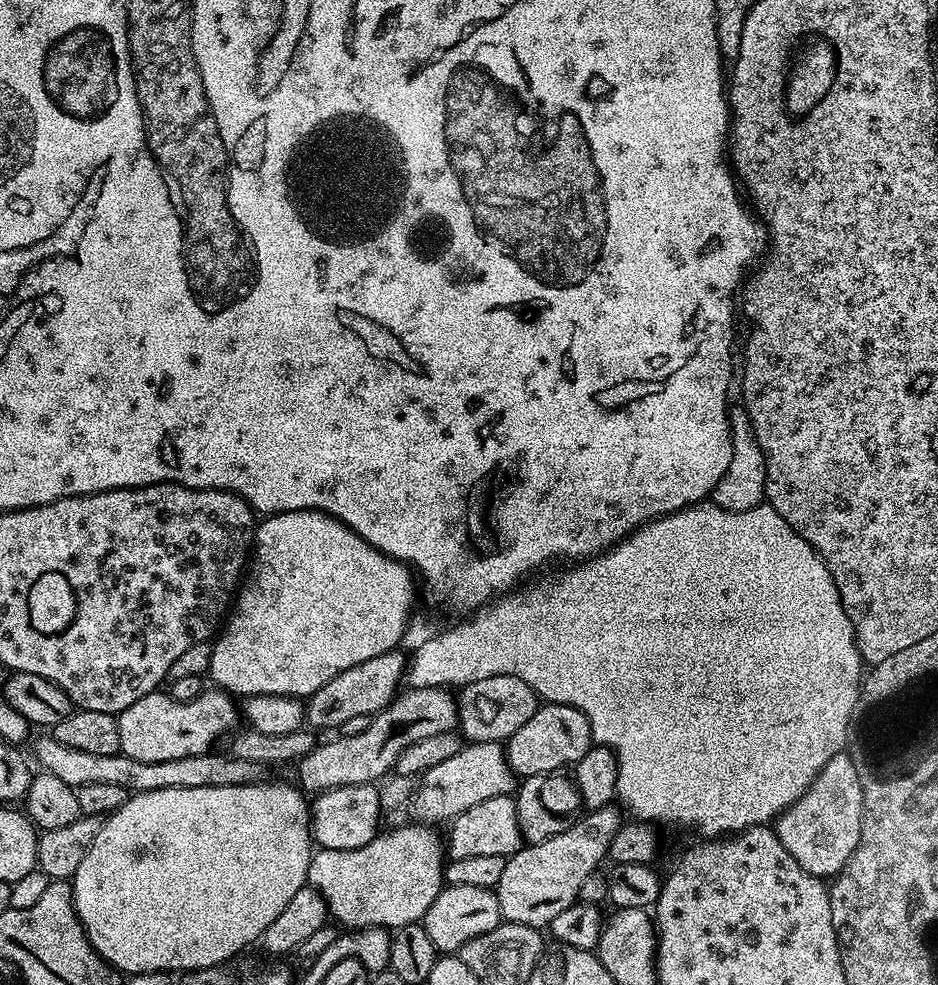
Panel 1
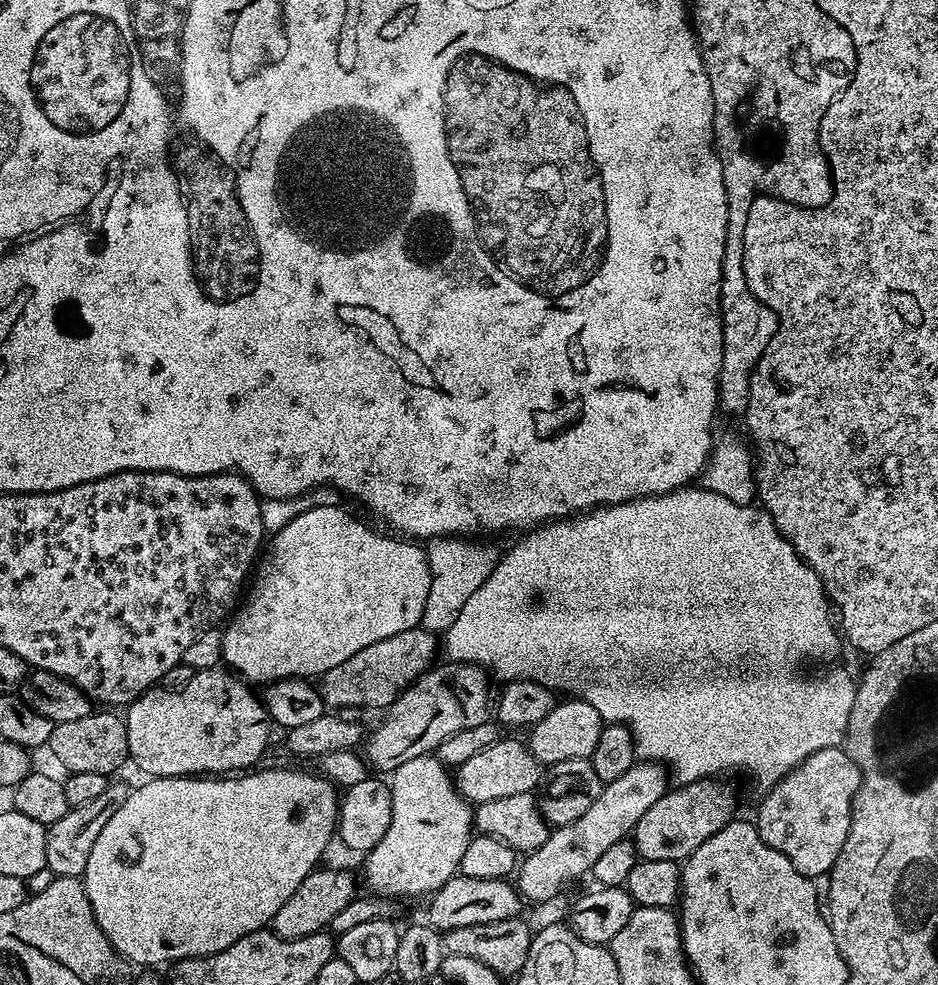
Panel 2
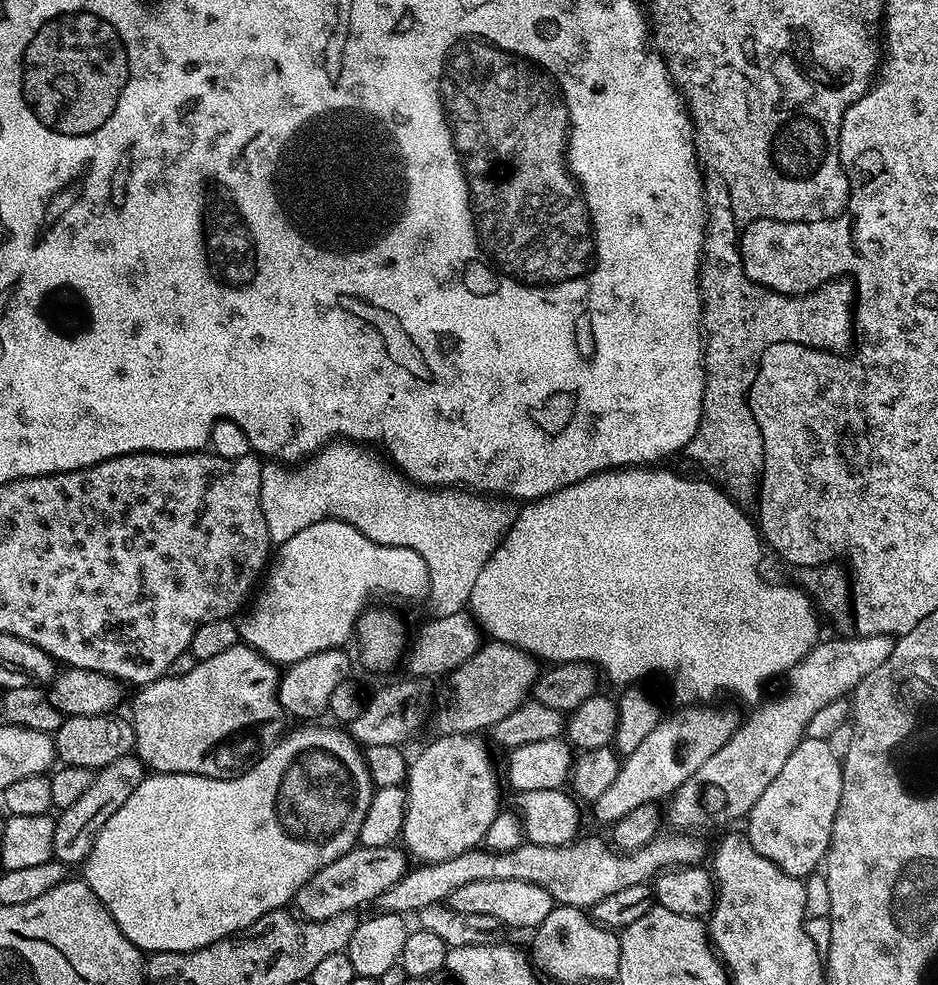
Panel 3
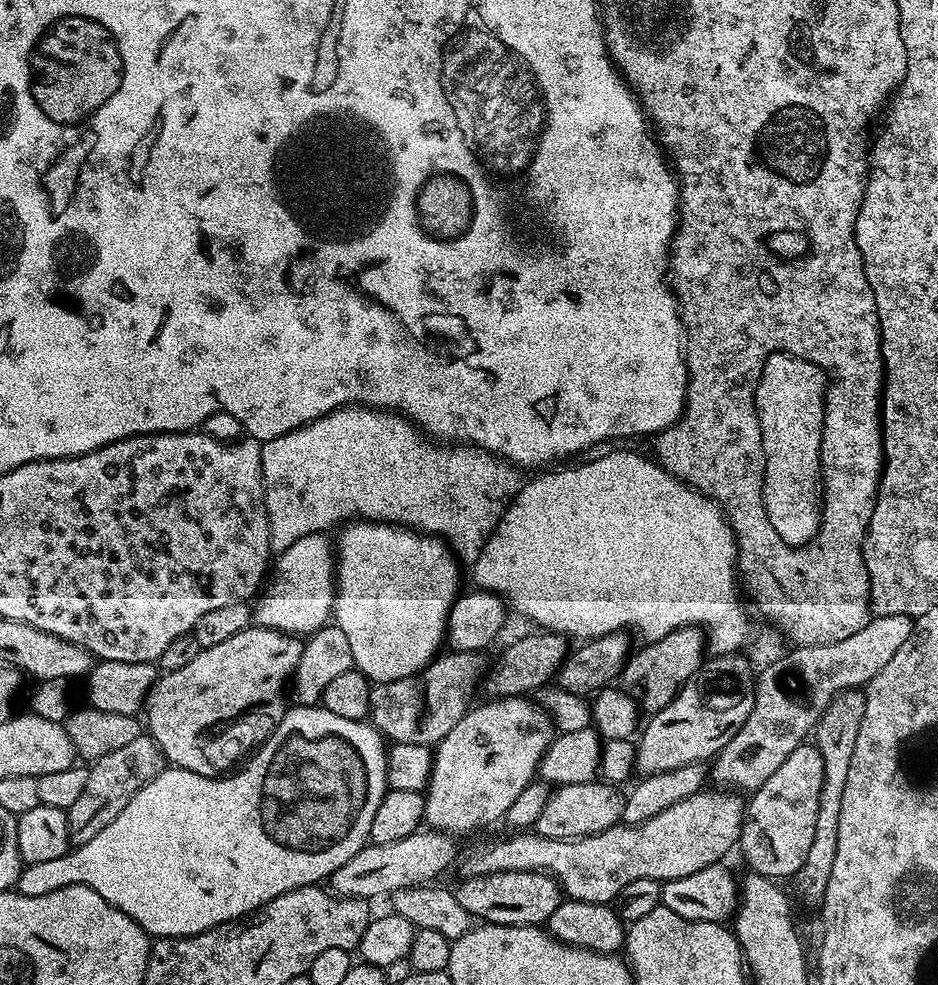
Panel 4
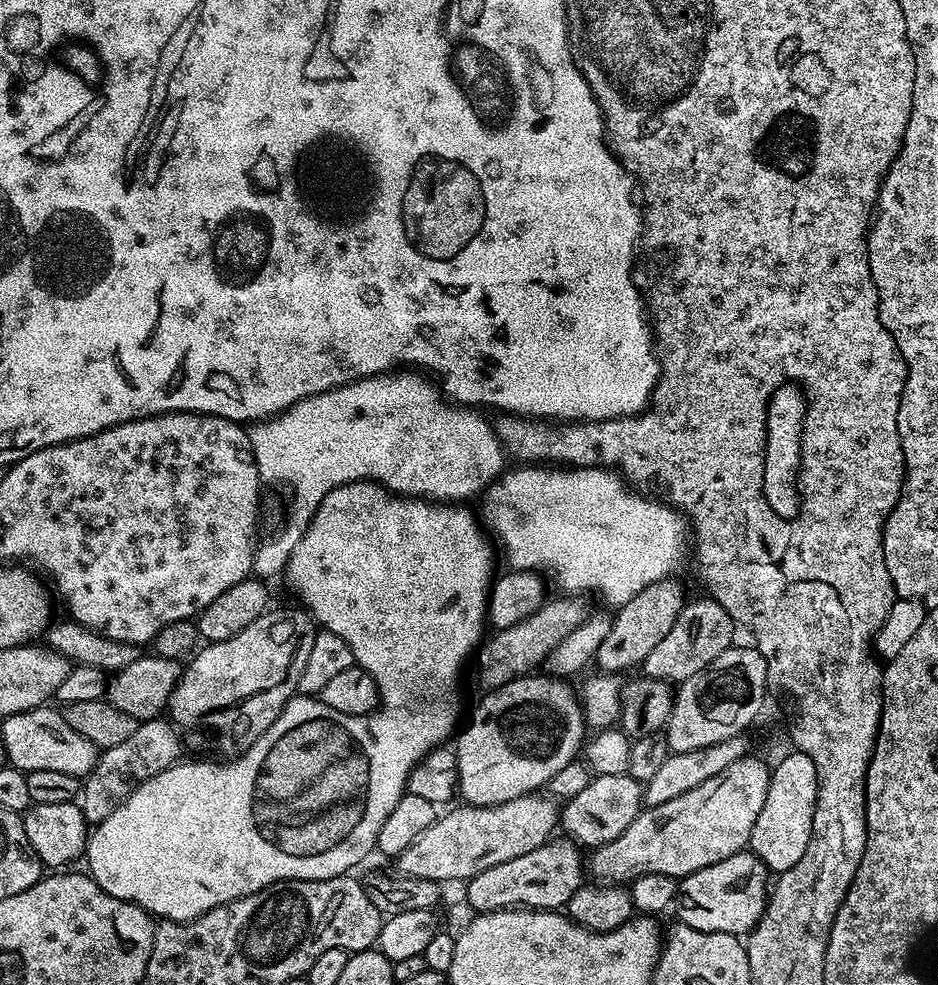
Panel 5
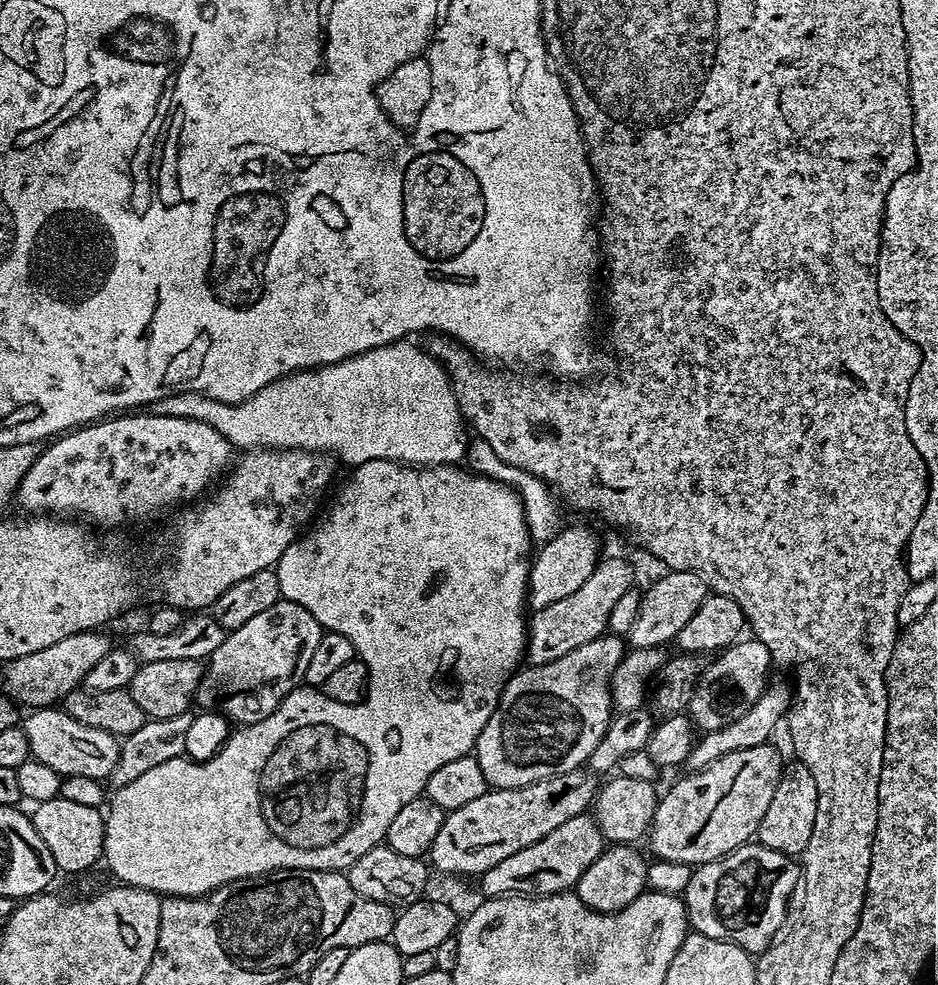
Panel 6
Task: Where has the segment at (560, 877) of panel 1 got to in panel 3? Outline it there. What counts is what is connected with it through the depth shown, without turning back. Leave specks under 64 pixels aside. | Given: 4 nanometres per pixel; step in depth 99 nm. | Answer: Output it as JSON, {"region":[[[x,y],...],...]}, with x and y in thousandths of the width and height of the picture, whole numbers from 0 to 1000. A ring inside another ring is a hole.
{"region":[[[738,717],[707,728],[680,759],[664,769],[655,794],[646,798],[642,810],[633,813],[635,828],[645,839],[667,830],[667,826],[680,818],[715,809],[727,794],[731,794],[744,779],[774,755],[787,738],[787,729],[785,731],[780,723],[759,718],[763,717]]]}

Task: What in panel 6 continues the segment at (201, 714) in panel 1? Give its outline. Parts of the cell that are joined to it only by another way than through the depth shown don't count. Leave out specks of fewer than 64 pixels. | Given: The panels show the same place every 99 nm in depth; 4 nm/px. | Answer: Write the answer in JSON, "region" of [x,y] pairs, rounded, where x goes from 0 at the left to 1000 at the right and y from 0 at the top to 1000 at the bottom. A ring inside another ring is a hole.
{"region":[[[300,607],[288,619],[279,619],[267,631],[246,639],[237,656],[223,666],[208,710],[213,719],[238,724],[259,737],[279,733],[323,691],[330,664],[339,656],[341,632],[322,615]]]}

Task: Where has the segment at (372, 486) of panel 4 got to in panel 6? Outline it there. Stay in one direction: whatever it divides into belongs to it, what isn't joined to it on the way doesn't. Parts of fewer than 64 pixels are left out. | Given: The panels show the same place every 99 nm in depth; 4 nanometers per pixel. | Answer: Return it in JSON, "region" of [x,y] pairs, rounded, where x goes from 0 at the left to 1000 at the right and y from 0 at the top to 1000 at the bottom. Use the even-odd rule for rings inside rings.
{"region":[[[421,345],[419,349],[390,355],[365,368],[310,378],[253,410],[232,408],[216,402],[214,398],[186,398],[167,406],[164,417],[171,422],[207,424],[211,428],[220,428],[220,432],[228,432],[232,441],[240,443],[244,451],[256,457],[321,455],[324,459],[353,461],[364,472],[367,470],[370,473],[389,471],[396,467],[420,467],[432,473],[489,472],[496,466],[501,443],[490,421],[482,385],[478,382],[477,374],[464,361],[453,354],[452,358],[439,348],[443,347]]]}

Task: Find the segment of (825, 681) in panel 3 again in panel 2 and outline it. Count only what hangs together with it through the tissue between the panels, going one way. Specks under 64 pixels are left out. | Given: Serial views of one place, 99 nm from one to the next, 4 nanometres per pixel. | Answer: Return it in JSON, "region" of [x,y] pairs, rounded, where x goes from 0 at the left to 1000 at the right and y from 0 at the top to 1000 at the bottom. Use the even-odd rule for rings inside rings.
{"region":[[[768,790],[741,792],[739,796],[726,796],[708,805],[684,830],[680,830],[676,846],[678,868],[683,874],[727,875],[748,859],[753,852],[784,831],[785,808]]]}

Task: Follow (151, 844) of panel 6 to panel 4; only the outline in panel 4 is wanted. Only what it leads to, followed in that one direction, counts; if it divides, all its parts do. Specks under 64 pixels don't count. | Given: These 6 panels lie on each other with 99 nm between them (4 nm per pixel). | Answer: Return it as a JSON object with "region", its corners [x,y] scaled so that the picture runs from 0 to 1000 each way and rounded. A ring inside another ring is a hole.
{"region":[[[383,527],[368,531],[359,540],[362,541],[356,544],[356,632],[373,652],[377,678],[402,695],[443,686],[466,668],[470,661],[469,653],[474,653],[478,624],[491,600],[491,574],[487,565],[468,544],[458,544],[425,532],[402,532],[400,528]],[[311,717],[304,722],[302,729],[299,730],[293,741],[287,745],[286,750],[268,764],[267,771],[255,782],[238,790],[231,790],[207,786],[203,782],[193,780],[176,779],[175,783],[167,786],[162,793],[151,797],[138,811],[138,816],[126,826],[126,830],[122,830],[122,835],[117,835],[113,843],[108,843],[100,851],[96,851],[96,855],[78,860],[66,871],[53,871],[53,875],[26,877],[15,902],[16,905],[29,910],[39,910],[53,908],[53,904],[62,904],[66,899],[76,897],[96,899],[101,906],[109,908],[113,916],[117,916],[123,922],[143,932],[143,936],[147,936],[147,940],[151,940],[151,944],[157,946],[159,951],[210,950],[220,944],[232,941],[233,938],[244,939],[261,930],[269,929],[284,916],[296,912],[296,908],[305,908],[314,902],[337,899],[353,891],[356,883],[360,883],[360,879],[369,879],[369,875],[373,875],[373,871],[377,871],[377,867],[382,867],[393,856],[394,838],[399,836],[399,825],[402,824],[413,803],[415,803],[414,759],[409,748],[396,733],[391,730],[374,732],[362,729],[342,717],[330,719]]]}

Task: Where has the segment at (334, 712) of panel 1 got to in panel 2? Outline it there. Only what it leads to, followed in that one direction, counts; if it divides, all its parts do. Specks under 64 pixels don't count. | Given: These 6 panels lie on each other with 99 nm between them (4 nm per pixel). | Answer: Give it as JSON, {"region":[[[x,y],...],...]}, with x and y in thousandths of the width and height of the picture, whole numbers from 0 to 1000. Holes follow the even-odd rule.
{"region":[[[450,636],[431,640],[417,648],[399,652],[365,672],[362,676],[345,682],[340,691],[341,706],[354,721],[384,719],[386,717],[413,719],[452,682],[464,673],[469,660],[468,647]]]}

